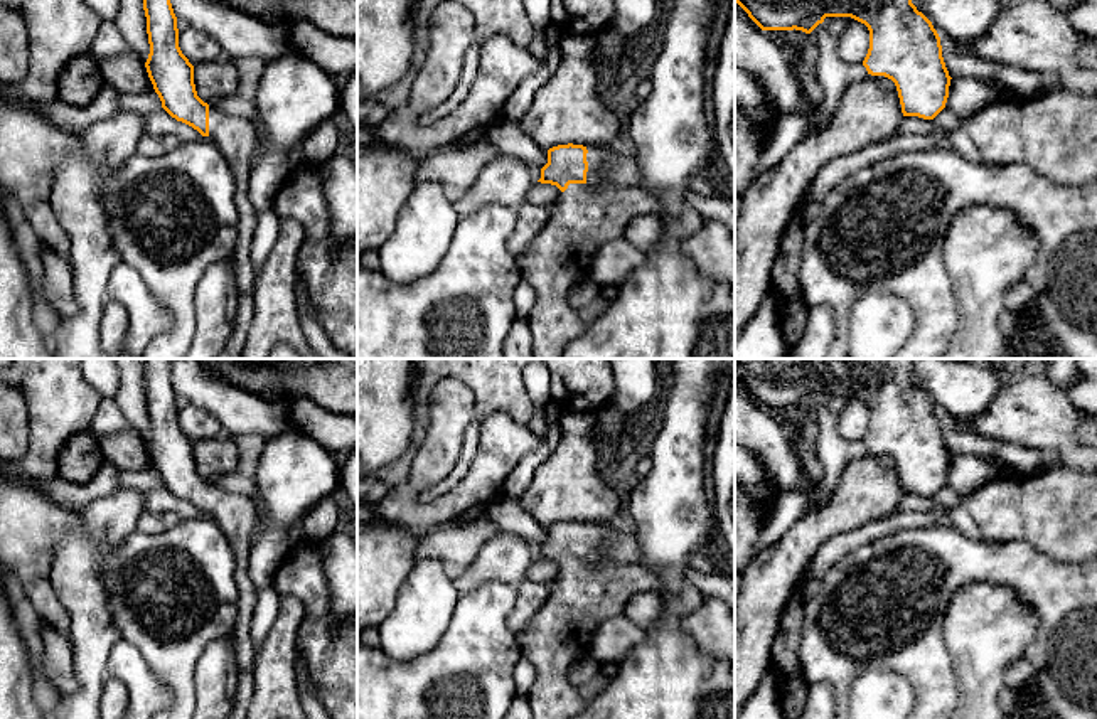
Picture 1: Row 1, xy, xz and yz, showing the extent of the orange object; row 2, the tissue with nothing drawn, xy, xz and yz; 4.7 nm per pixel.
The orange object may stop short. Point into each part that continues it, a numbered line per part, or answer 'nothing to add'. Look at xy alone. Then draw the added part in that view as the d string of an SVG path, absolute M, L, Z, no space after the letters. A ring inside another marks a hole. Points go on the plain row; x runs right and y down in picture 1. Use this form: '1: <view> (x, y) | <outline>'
1: xy (238, 516) | M209 483L209 519L224 532L234 552L238 584L238 620L231 633L238 675L254 675L256 648L251 640L251 620L258 604L258 589L248 574L251 544L260 527L260 505L246 495Z

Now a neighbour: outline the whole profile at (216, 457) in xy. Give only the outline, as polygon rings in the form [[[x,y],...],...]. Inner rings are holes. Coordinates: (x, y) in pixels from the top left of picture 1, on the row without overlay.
[[[227,434],[194,443],[197,473],[212,483],[217,477],[238,470],[238,448]]]

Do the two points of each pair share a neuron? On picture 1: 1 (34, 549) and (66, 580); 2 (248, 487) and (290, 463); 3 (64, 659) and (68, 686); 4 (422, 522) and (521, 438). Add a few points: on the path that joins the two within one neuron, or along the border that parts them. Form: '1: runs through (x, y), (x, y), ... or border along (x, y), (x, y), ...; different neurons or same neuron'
1: border along (74, 532), (53, 558), (61, 603); different neurons
2: border along (253, 482), (258, 492), (258, 504); different neurons
3: runs through (64, 665), (64, 679); same neuron
4: runs through (447, 509), (496, 463); same neuron

